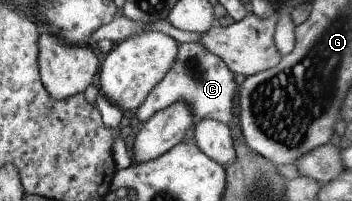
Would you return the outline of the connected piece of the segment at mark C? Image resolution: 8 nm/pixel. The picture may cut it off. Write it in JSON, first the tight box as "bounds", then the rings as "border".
{"bounds":[134,42,236,140],"border":[[[200,42],[179,43],[176,63],[165,78],[147,95],[146,101],[139,105],[134,120],[135,127],[146,123],[154,112],[160,111],[176,102],[188,102],[193,107],[195,120],[184,140],[192,139],[193,129],[201,119],[217,119],[219,122],[232,123],[232,105],[236,97],[234,73],[221,57],[211,52]]]}

